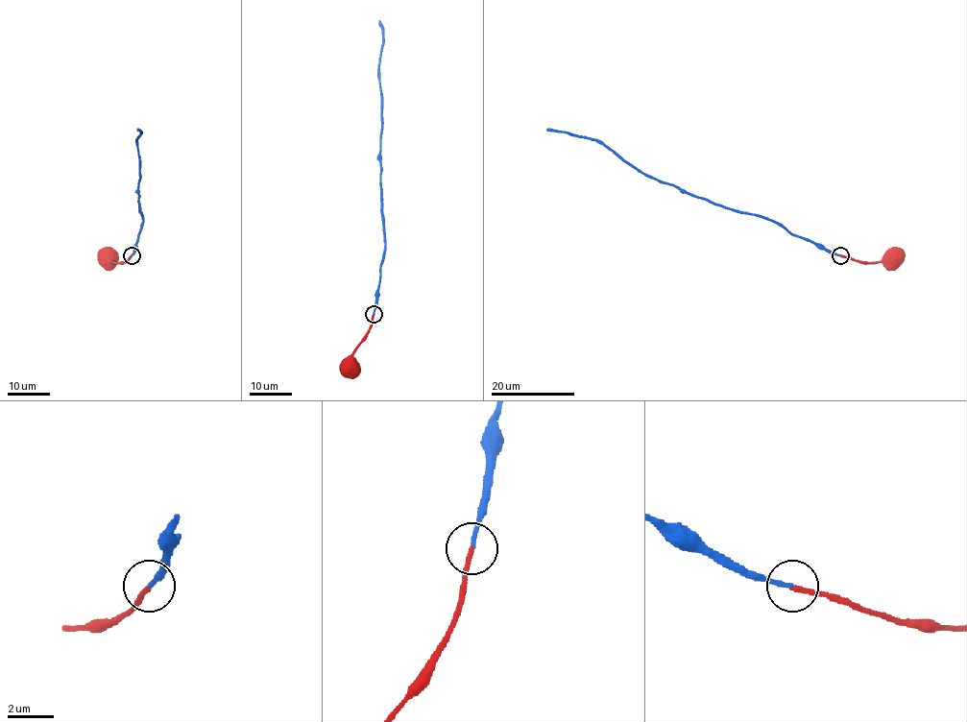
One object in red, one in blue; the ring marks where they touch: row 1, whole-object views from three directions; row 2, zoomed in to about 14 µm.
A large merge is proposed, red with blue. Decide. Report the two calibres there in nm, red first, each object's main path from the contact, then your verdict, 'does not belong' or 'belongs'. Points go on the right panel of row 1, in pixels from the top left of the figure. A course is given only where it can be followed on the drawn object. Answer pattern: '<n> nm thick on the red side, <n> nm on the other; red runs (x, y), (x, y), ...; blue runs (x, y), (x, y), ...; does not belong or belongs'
200 nm thick on the red side, 170 nm on the other; red runs (840, 255), (879, 262), (888, 261), (893, 256); blue runs (840, 255), (793, 235), (774, 222), (737, 212), (662, 182), (639, 171), (595, 140), (547, 129); belongs

